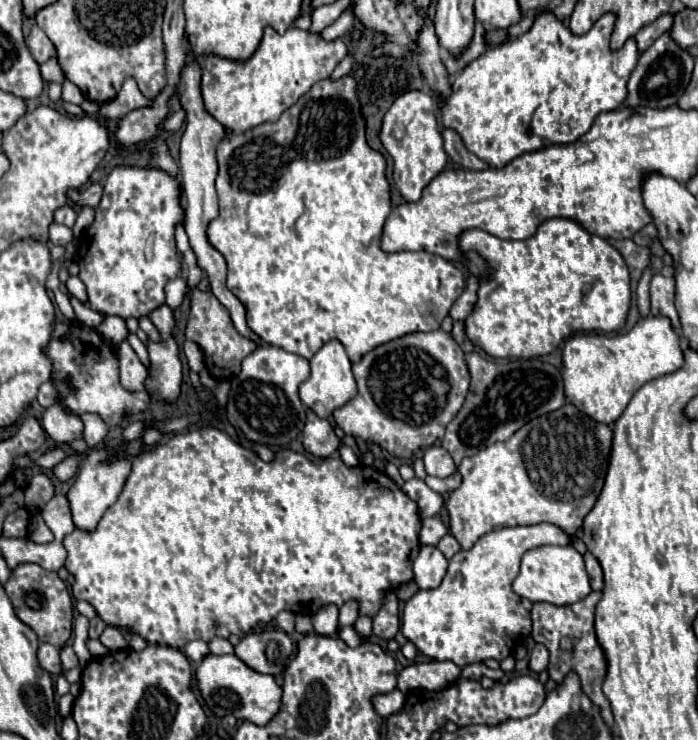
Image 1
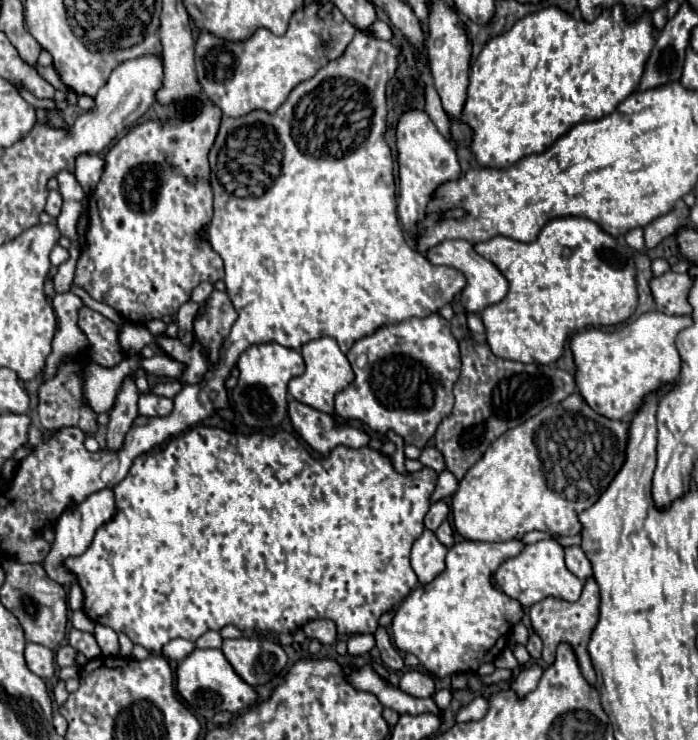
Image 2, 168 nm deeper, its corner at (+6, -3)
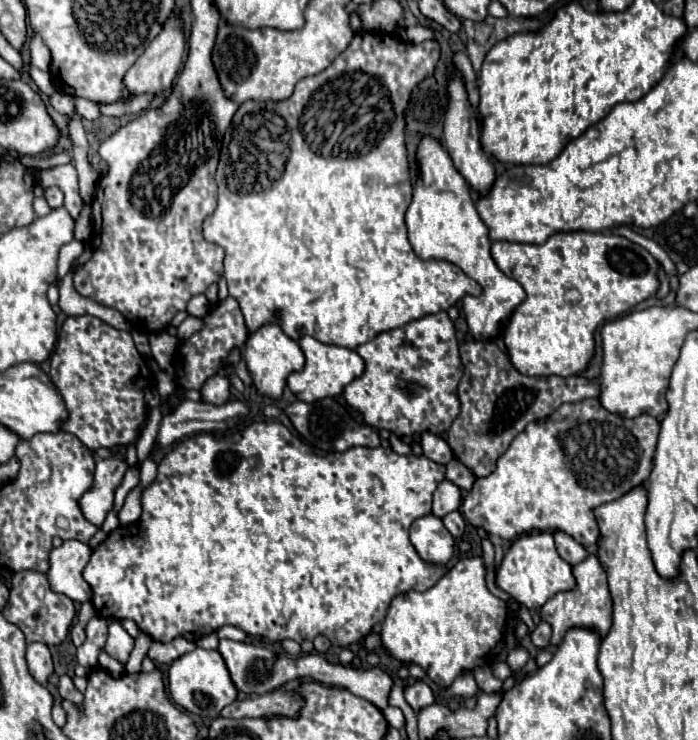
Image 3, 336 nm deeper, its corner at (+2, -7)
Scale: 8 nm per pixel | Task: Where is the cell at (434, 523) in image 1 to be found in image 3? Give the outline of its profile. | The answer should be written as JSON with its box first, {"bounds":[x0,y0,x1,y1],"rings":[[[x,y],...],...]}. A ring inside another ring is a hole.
{"bounds":[432,479,462,517],"rings":[[[444,479],[444,481],[438,485],[436,493],[434,493],[432,513],[434,513],[436,517],[444,517],[444,515],[448,515],[450,511],[456,511],[456,509],[460,507],[460,503],[462,503],[462,491],[460,491],[460,487],[456,487],[452,481]]]}

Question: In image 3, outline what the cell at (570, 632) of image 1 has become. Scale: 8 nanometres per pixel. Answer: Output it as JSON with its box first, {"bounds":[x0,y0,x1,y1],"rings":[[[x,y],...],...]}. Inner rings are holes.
{"bounds":[542,555,612,647],"rings":[[[588,555],[582,563],[576,563],[572,567],[574,579],[576,579],[576,587],[572,591],[560,591],[556,593],[552,599],[546,601],[546,605],[542,607],[542,619],[548,621],[552,625],[552,647],[556,647],[564,633],[572,627],[592,627],[598,629],[602,637],[606,637],[610,625],[612,625],[612,597],[606,585],[606,573],[598,561],[596,555]]]}

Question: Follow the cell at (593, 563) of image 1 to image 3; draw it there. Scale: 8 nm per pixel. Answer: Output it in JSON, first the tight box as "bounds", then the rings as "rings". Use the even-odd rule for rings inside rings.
{"bounds":[554,531,586,565],"rings":[[[554,531],[554,543],[556,543],[556,551],[558,551],[558,555],[564,559],[564,561],[568,561],[570,565],[576,565],[576,563],[580,563],[582,559],[586,559],[586,549],[580,545],[580,543],[576,543],[568,533],[564,533],[564,531]]]}

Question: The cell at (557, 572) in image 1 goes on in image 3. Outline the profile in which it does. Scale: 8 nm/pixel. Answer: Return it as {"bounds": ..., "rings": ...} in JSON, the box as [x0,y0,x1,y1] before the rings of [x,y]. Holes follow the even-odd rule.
{"bounds":[496,531,576,609],"rings":[[[542,531],[522,535],[512,541],[496,571],[496,585],[506,593],[510,593],[518,603],[526,605],[528,609],[540,609],[556,593],[574,589],[576,581],[572,575],[572,567],[558,555],[552,533]]]}

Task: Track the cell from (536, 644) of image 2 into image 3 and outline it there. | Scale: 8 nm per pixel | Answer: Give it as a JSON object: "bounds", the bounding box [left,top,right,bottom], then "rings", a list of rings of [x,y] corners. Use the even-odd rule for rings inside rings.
{"bounds":[532,621,552,649],"rings":[[[540,621],[540,625],[536,625],[536,629],[532,631],[532,643],[540,649],[546,649],[550,645],[550,635],[552,627],[546,621]]]}

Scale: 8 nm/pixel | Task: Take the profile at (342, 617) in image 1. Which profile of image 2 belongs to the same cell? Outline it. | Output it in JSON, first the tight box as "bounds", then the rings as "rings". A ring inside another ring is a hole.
{"bounds":[302,619,338,643],"rings":[[[314,619],[314,621],[308,621],[302,631],[306,633],[308,639],[316,637],[320,643],[334,643],[336,637],[338,637],[338,631],[336,631],[336,623],[334,621],[324,621],[324,619]]]}

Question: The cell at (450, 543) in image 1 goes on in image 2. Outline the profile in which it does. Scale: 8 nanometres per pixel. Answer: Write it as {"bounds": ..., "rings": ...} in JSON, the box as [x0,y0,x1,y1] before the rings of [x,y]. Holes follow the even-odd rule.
{"bounds":[436,521,454,549],"rings":[[[444,521],[444,523],[438,527],[436,535],[438,535],[438,541],[440,541],[444,547],[450,549],[450,547],[454,545],[454,533],[452,533],[452,527],[450,527],[448,521]]]}

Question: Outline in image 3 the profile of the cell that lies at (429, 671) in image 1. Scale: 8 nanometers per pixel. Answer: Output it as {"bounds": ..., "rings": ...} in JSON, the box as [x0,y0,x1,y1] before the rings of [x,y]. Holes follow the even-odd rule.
{"bounds":[404,681,434,711],"rings":[[[414,681],[410,683],[406,689],[404,689],[404,695],[406,695],[406,701],[408,705],[414,709],[414,711],[420,711],[422,707],[428,707],[434,703],[434,693],[432,689],[422,683],[422,681]]]}

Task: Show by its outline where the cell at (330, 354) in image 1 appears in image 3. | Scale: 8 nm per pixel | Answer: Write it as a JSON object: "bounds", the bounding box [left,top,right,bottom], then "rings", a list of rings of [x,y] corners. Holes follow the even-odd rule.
{"bounds":[288,335,364,403],"rings":[[[304,335],[298,341],[298,345],[302,347],[302,351],[306,355],[306,363],[304,363],[302,371],[290,373],[288,387],[300,401],[314,403],[314,401],[324,399],[324,397],[336,397],[344,391],[344,387],[348,383],[352,383],[364,371],[364,359],[352,349],[338,347],[338,345],[326,345],[326,343],[320,343],[318,339],[314,339],[310,335]]]}

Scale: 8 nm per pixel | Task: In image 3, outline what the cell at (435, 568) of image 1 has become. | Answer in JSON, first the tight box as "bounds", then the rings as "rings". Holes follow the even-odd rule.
{"bounds":[410,515,454,565],"rings":[[[424,515],[410,527],[410,541],[418,555],[428,563],[446,565],[454,555],[454,537],[446,531],[442,519],[436,515]]]}

